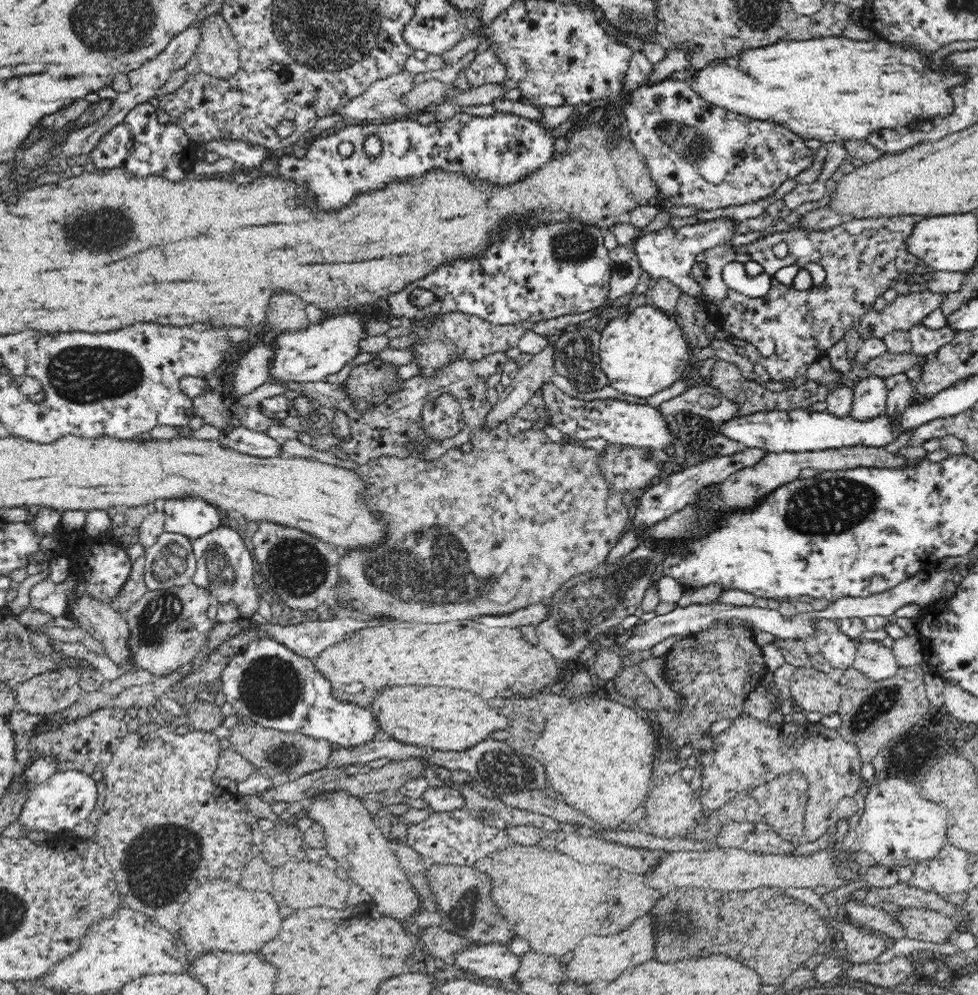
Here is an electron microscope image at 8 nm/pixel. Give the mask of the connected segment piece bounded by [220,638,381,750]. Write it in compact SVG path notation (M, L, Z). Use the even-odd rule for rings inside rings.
M270 638L252 642L245 651L233 655L220 678L222 678L222 692L225 694L228 704L244 718L250 718L256 725L274 728L278 732L299 732L349 750L372 742L376 733L381 730L379 720L373 715L370 708L338 701L332 695L330 682L318 673L313 660L298 656L284 644Z

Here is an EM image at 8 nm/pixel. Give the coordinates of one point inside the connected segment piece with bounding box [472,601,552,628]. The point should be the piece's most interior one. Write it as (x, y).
(535, 614)

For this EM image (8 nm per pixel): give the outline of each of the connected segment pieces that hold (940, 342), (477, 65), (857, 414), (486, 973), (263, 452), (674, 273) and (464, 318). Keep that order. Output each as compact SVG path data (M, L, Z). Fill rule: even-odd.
M918 324L906 332L911 340L911 352L926 355L936 353L939 348L948 344L956 336L958 330L948 325L937 330L930 330Z
M493 46L476 55L465 70L465 77L476 87L486 83L503 83L509 79L505 64Z
M871 375L858 380L853 387L850 417L858 421L869 421L885 412L887 386L883 378Z
M474 942L452 956L452 965L482 978L500 979L514 975L520 958L506 944Z
M242 426L230 430L219 442L222 446L234 449L238 453L260 458L272 458L277 450L281 450L278 442L266 433L259 433Z
M711 219L680 228L668 226L652 232L638 233L632 241L632 247L636 251L642 273L648 273L651 282L662 278L668 279L680 289L681 293L686 293L696 300L704 300L702 287L694 283L691 277L692 265L698 254L718 245L725 245L732 236L734 236L734 222L728 219Z
M438 312L422 318L403 320L413 325L411 332L415 334L415 342L406 349L412 351L412 362L416 364L422 377L429 377L447 367L452 361L464 360L472 363L482 360L494 352L506 352L517 346L524 329L520 324L495 325L483 318L463 312Z

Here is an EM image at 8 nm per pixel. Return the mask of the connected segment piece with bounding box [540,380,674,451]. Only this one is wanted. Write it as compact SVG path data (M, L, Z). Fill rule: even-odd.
M550 380L542 384L540 390L548 414L547 424L556 426L564 436L577 440L604 438L608 443L649 448L652 451L673 445L674 437L668 430L668 417L649 404L628 402L617 398L590 401L573 398L556 387Z

